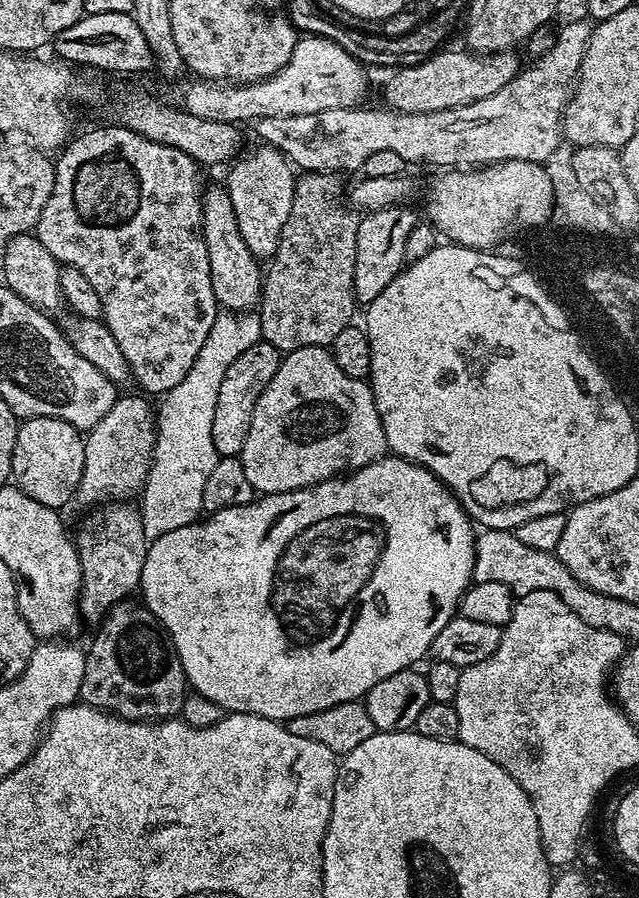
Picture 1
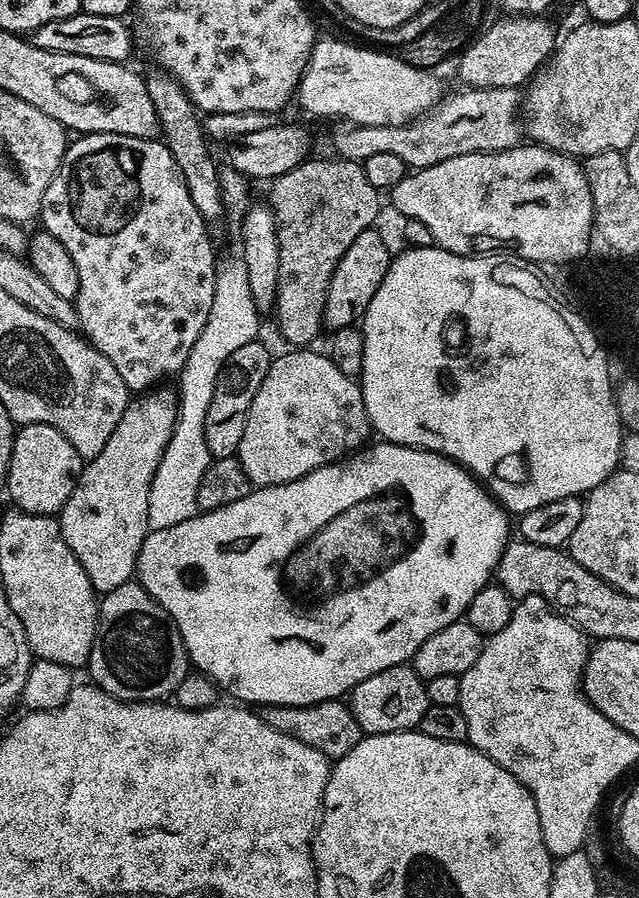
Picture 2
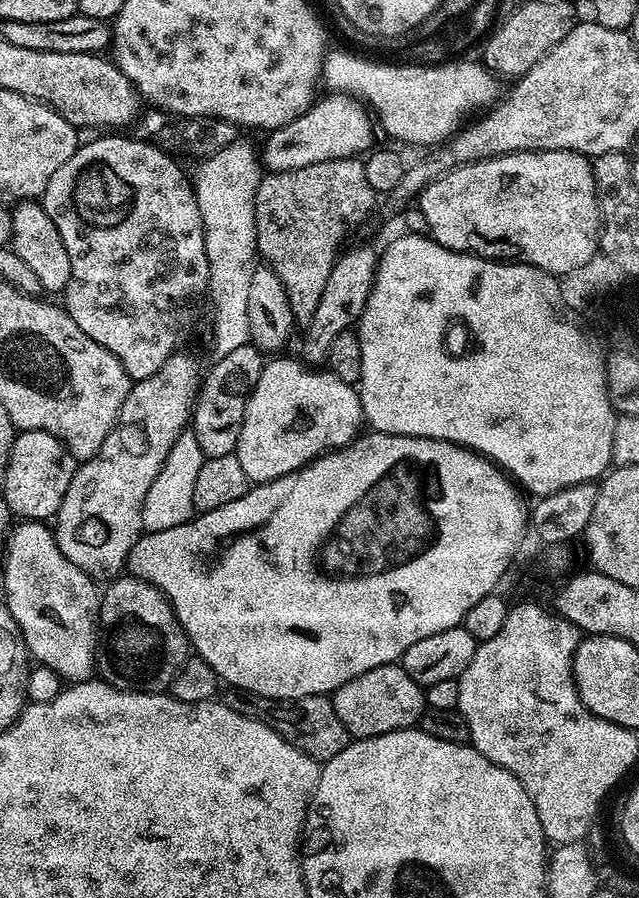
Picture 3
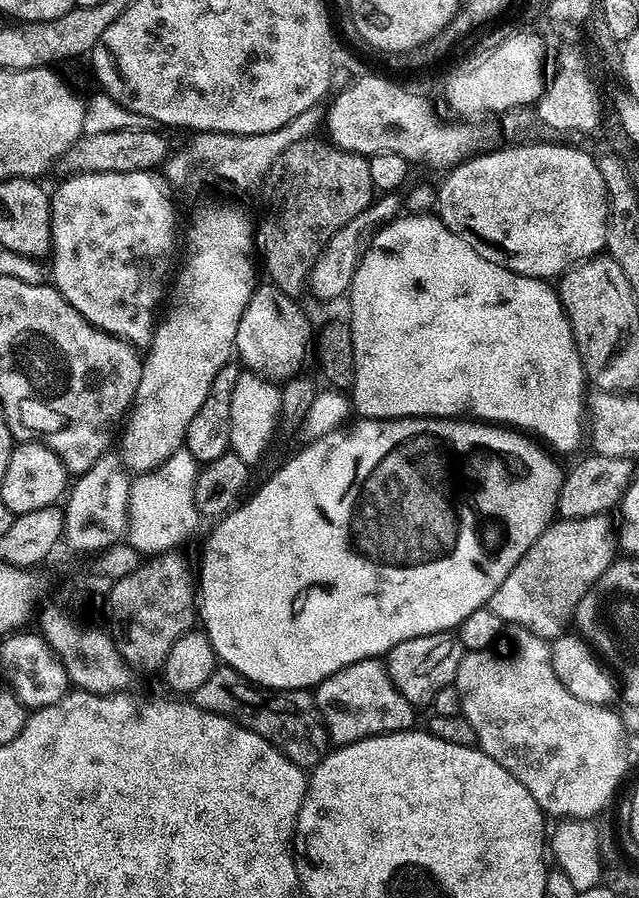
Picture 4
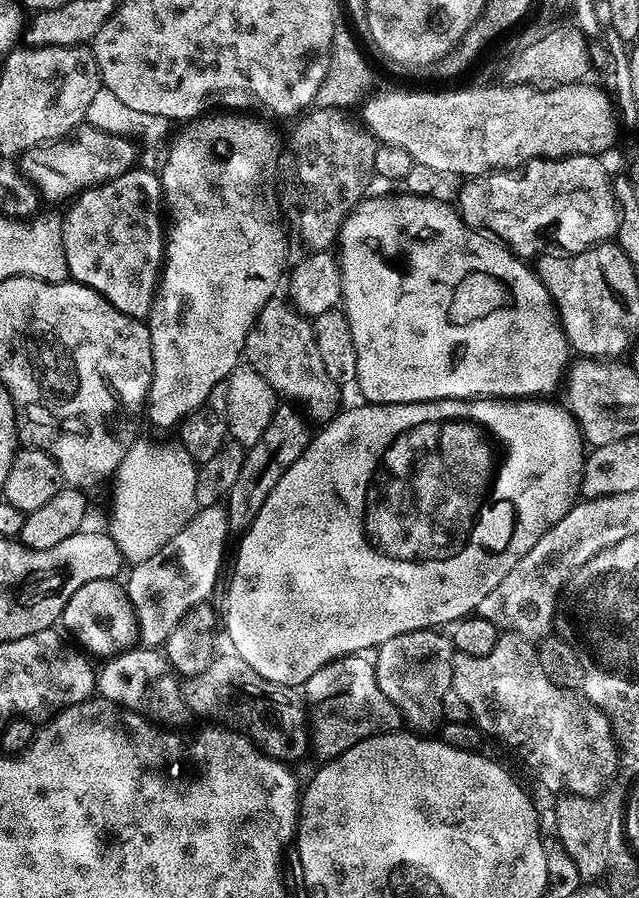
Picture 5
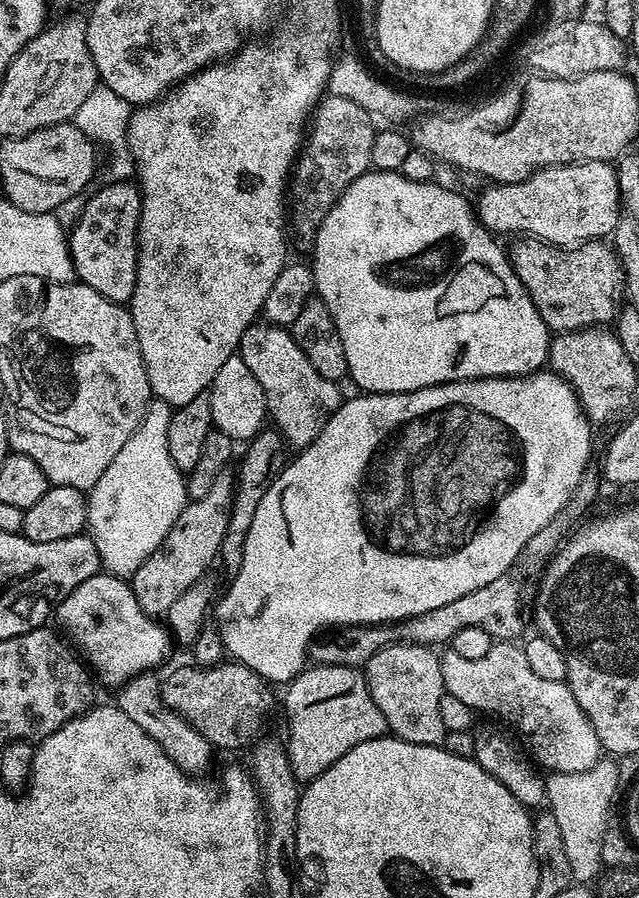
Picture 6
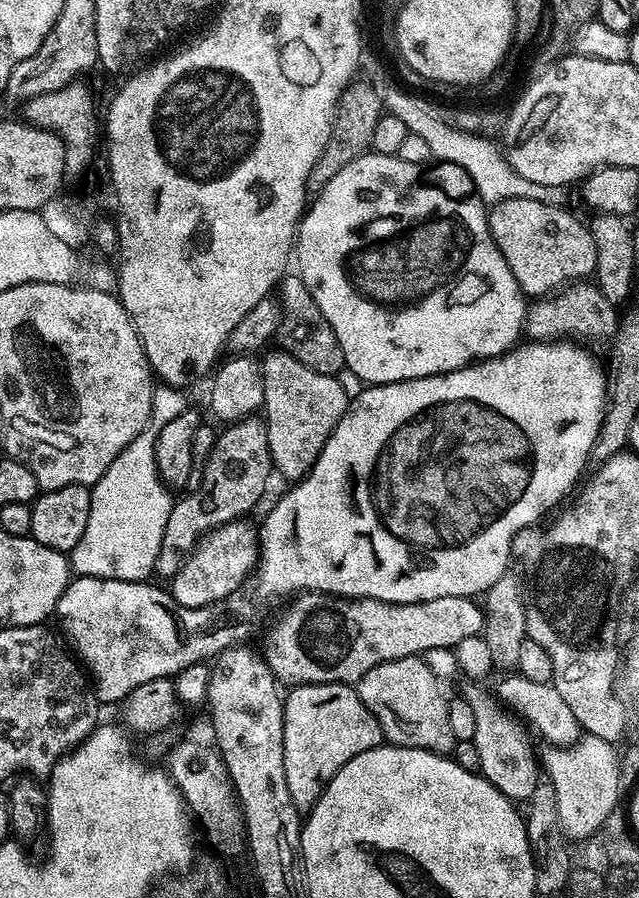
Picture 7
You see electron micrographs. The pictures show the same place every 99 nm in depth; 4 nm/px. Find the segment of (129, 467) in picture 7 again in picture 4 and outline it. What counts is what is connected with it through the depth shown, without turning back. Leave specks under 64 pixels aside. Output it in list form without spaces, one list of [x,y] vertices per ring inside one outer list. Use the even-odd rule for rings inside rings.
[[[181,447],[166,462],[150,472],[137,475],[128,489],[127,543],[133,544],[142,554],[168,554],[188,540],[202,523],[194,502],[194,482],[198,462],[187,448]]]

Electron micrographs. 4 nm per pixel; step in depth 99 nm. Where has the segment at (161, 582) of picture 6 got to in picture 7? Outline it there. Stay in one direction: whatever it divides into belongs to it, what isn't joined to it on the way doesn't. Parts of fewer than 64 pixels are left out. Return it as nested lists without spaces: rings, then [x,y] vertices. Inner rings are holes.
[[[259,415],[248,416],[227,425],[228,428],[216,437],[214,450],[202,474],[202,486],[191,489],[173,503],[166,530],[162,530],[162,546],[154,569],[158,577],[171,578],[181,568],[197,545],[208,533],[233,520],[247,517],[247,512],[264,496],[268,475],[273,475],[270,442],[264,429],[264,421]]]

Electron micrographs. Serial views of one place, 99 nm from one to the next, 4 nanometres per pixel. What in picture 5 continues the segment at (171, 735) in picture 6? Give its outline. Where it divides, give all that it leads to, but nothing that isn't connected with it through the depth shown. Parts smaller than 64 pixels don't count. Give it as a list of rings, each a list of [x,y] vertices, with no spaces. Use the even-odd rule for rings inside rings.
[[[137,647],[125,649],[111,657],[97,671],[97,693],[103,698],[141,716],[159,721],[178,720],[187,715],[181,683],[159,649]]]

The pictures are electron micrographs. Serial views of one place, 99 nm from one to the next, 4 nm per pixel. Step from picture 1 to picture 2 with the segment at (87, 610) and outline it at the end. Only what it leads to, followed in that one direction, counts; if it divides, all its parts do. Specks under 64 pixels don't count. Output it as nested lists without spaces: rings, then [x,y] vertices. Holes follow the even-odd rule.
[[[168,386],[149,390],[129,399],[110,442],[102,454],[80,469],[66,506],[58,513],[60,533],[86,570],[93,588],[103,594],[129,583],[135,577],[138,550],[148,537],[148,499],[150,482],[162,462],[162,454],[174,434],[178,396]]]

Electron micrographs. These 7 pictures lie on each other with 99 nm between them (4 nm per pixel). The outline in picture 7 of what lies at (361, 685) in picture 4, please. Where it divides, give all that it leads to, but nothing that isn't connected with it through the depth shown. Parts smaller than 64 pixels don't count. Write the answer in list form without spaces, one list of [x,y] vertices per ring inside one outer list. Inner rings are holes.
[[[297,684],[291,689],[292,693],[284,696],[284,761],[286,762],[286,787],[290,789],[290,798],[294,798],[294,806],[301,814],[311,812],[313,806],[318,802],[320,795],[324,793],[324,788],[330,782],[330,778],[334,778],[334,774],[338,774],[338,770],[346,762],[350,762],[350,758],[354,758],[358,754],[362,754],[366,750],[374,750],[381,747],[385,743],[384,731],[378,722],[378,718],[374,718],[374,714],[366,706],[366,702],[362,702],[362,698],[356,693],[355,687],[350,684]]]

